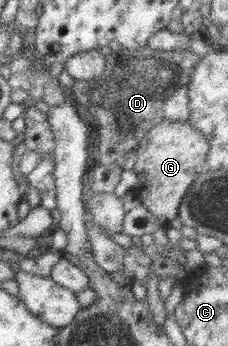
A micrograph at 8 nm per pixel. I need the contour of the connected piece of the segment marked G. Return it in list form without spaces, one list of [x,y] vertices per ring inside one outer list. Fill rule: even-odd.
[[[164,118],[164,121],[160,121],[160,125],[155,125],[154,129],[150,129],[146,133],[136,148],[137,159],[133,171],[139,179],[139,183],[134,187],[134,196],[142,201],[144,208],[148,209],[162,224],[168,224],[177,217],[188,188],[202,172],[202,163],[206,161],[206,153],[208,153],[208,141],[204,139],[204,135],[196,133],[196,129],[193,129],[187,121],[182,123],[182,121],[170,121],[170,119]]]

